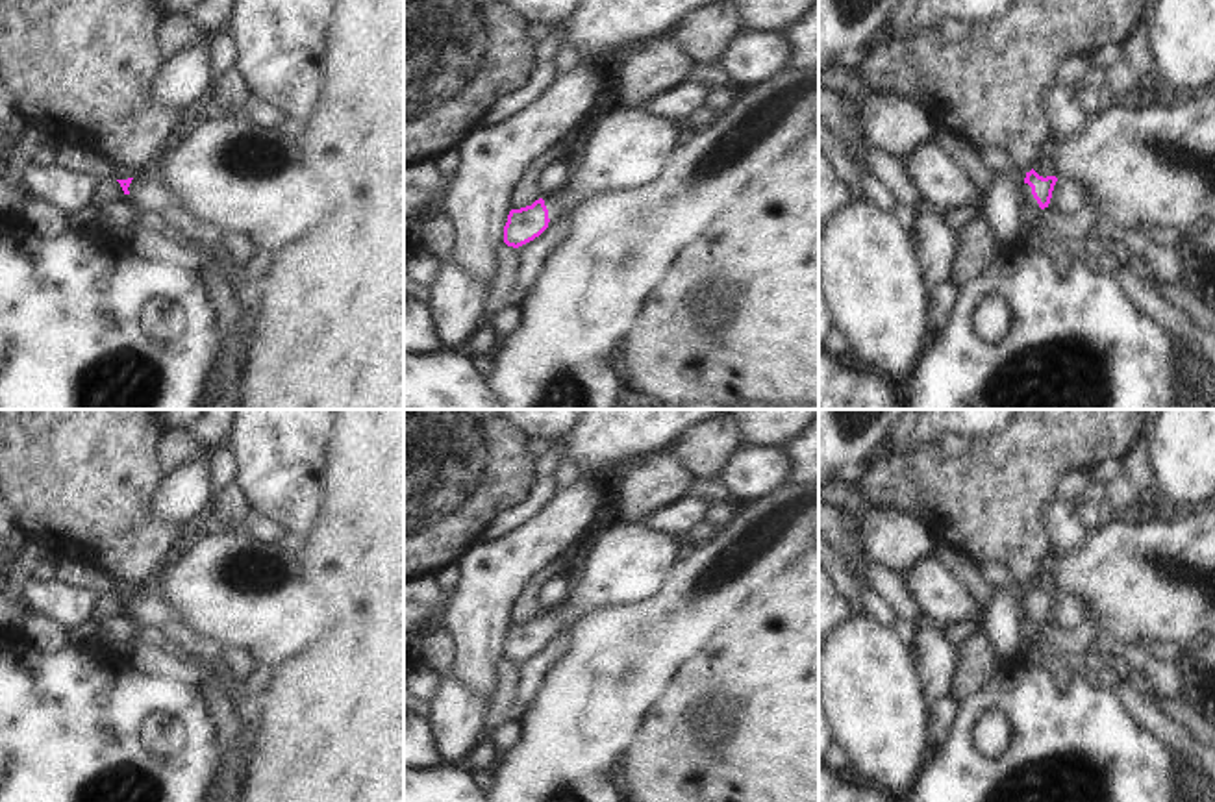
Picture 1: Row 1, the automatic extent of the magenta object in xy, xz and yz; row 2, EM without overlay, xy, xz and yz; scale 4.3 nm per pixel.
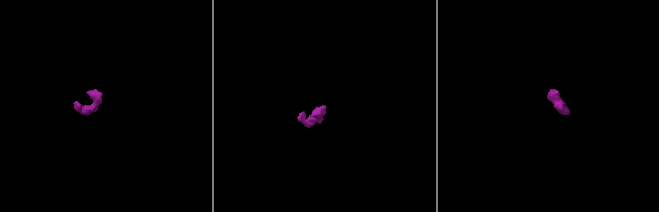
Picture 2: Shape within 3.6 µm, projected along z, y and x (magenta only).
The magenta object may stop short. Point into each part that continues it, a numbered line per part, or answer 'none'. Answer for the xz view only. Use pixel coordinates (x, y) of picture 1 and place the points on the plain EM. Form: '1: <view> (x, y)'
1: xz (628, 563)

